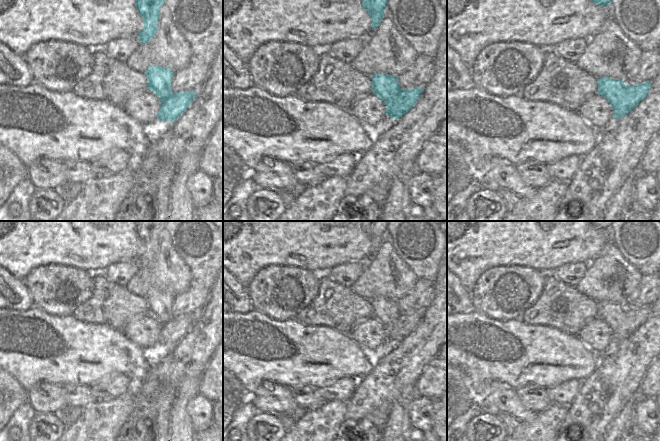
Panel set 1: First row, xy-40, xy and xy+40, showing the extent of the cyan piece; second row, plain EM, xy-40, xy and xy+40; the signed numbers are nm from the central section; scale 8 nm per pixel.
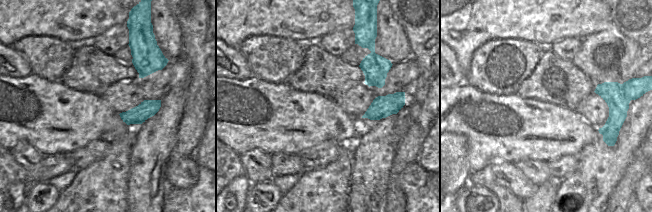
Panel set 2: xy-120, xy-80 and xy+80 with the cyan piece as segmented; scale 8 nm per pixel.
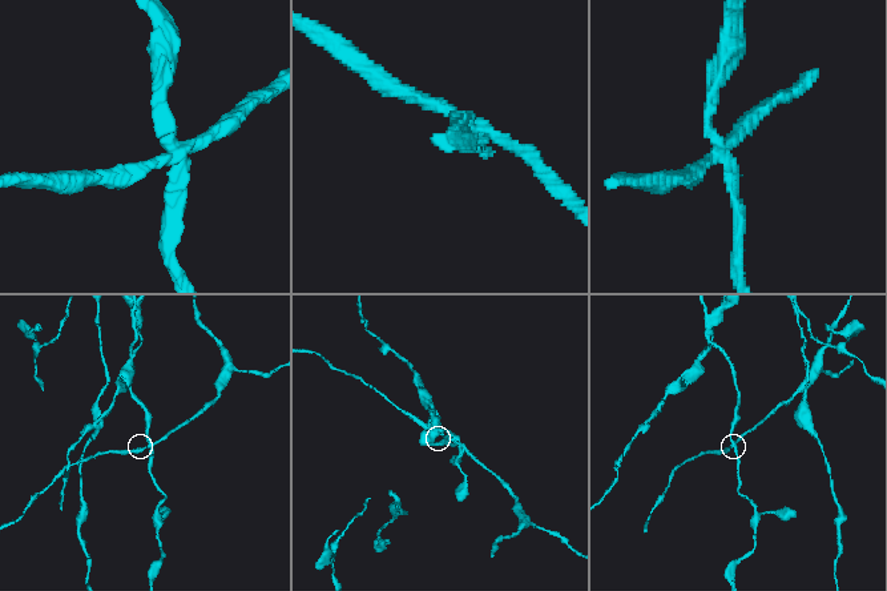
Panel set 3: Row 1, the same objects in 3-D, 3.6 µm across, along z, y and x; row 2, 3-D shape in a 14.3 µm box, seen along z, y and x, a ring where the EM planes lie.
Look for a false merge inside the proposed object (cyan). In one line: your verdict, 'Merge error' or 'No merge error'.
Merge error.

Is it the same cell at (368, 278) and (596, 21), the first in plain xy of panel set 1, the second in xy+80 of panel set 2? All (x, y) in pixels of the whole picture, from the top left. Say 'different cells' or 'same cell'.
different cells

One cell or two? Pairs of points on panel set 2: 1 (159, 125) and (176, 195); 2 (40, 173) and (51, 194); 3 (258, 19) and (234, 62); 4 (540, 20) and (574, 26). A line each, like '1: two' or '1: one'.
1: two
2: two
3: two
4: one

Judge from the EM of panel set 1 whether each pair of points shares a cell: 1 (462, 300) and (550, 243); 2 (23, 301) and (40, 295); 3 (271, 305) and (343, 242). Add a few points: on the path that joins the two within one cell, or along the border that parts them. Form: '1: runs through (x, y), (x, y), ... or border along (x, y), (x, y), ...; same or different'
1: border along (457, 276), (470, 293); different
2: border along (23, 281), (34, 304); different
3: border along (287, 266), (306, 268), (316, 274); different

